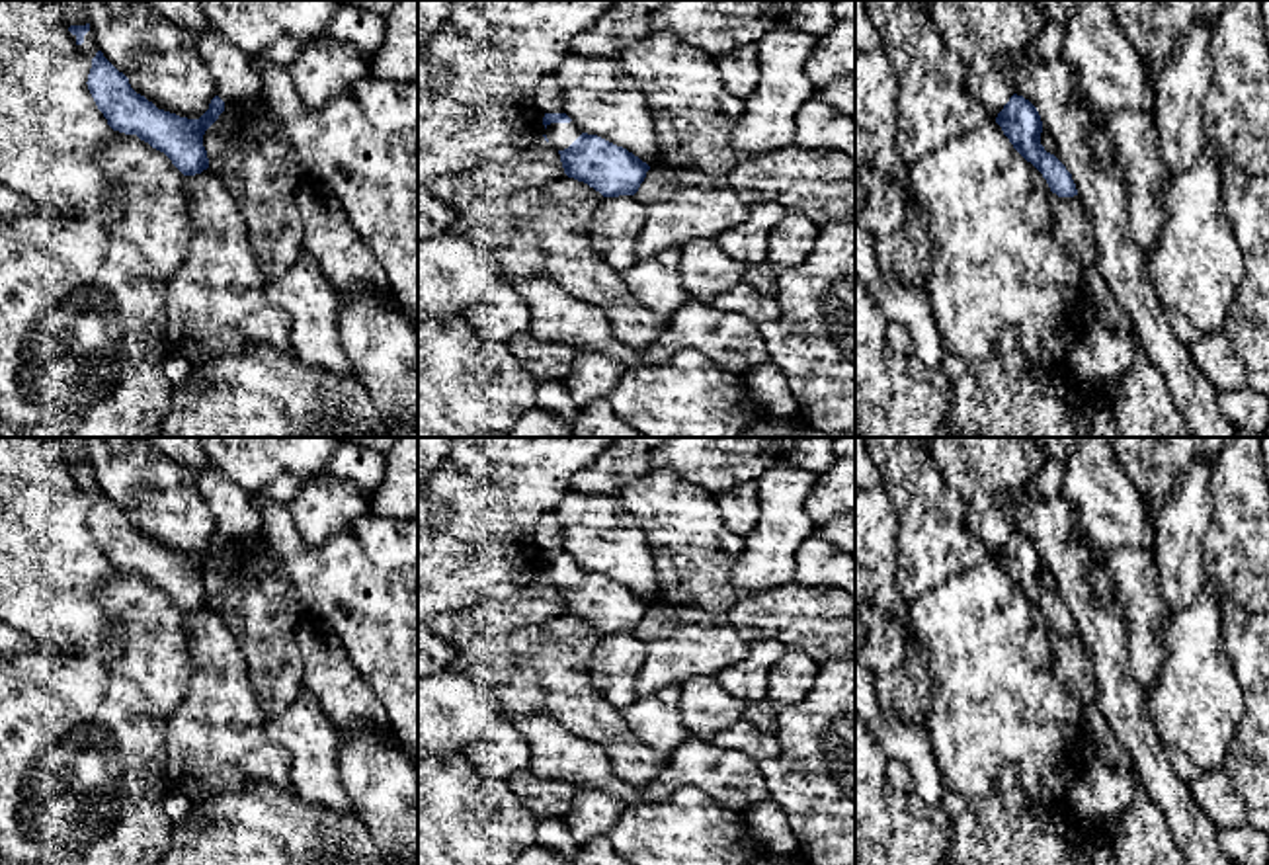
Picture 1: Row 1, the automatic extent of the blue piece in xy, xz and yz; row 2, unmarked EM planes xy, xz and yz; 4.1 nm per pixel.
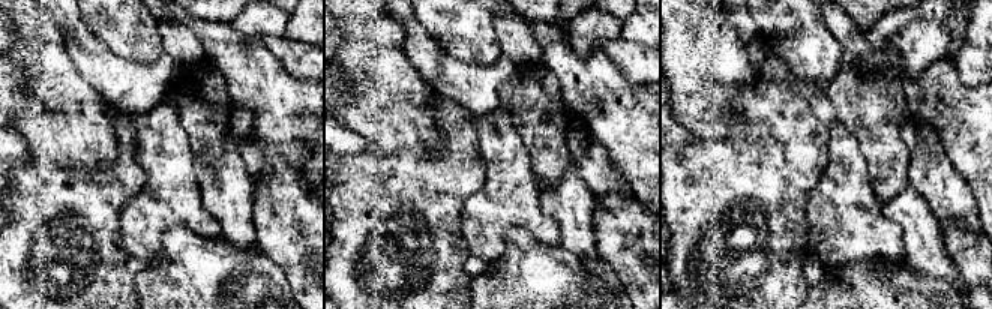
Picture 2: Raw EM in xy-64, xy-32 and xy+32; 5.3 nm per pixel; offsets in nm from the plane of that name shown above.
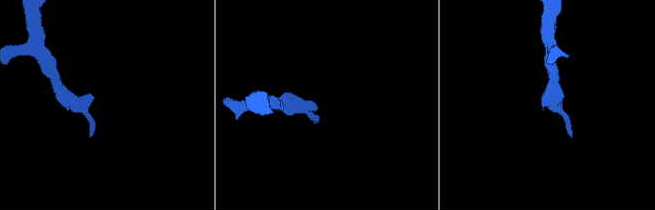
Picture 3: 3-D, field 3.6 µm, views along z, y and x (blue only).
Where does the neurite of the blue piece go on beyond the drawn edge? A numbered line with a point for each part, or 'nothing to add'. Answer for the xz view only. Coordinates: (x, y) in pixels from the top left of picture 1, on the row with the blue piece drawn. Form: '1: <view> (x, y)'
1: xz (561, 135)

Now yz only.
nothing to add

